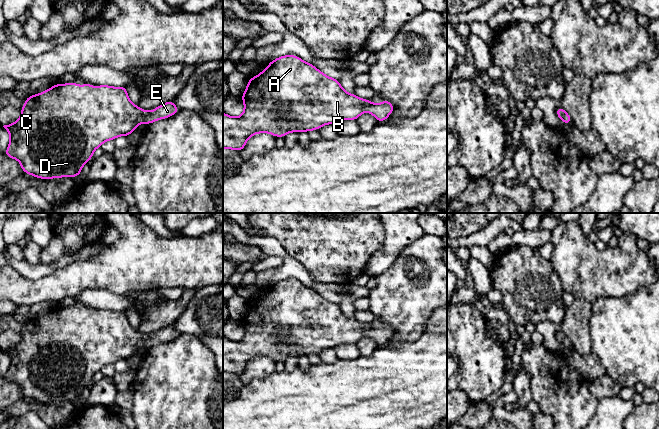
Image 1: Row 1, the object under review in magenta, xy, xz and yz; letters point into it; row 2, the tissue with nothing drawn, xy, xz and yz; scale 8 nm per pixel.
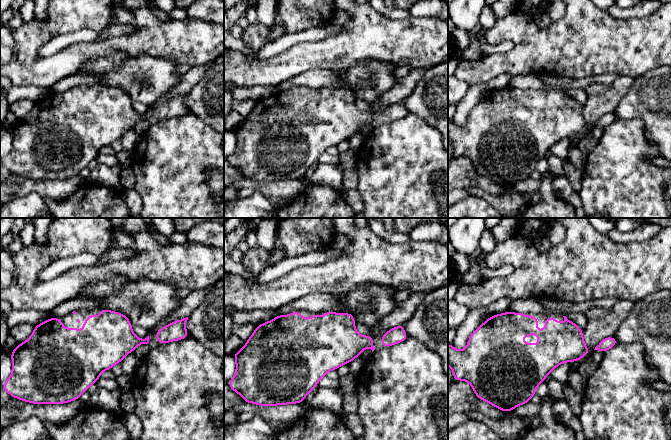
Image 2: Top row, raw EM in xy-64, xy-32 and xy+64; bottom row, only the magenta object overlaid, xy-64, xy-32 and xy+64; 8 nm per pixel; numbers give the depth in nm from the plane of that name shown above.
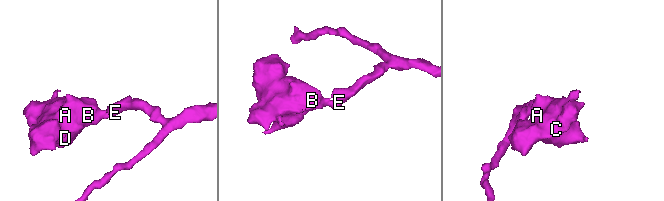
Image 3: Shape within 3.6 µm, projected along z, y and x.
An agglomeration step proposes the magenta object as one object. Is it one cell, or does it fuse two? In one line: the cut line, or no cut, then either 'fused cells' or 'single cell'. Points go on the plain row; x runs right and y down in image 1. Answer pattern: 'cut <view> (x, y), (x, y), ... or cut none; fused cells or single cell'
cut none; single cell

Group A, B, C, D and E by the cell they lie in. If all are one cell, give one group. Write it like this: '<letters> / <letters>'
A B C D E

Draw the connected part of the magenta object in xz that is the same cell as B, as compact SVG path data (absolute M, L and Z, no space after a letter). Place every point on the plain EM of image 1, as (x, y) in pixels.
M296 279L278 281L260 298L249 302L241 323L244 326L241 340L232 341L223 336L223 373L242 375L247 364L258 357L269 357L277 362L290 356L309 356L340 344L357 344L365 335L384 346L394 334L389 325L374 328L346 316L339 304L325 299Z

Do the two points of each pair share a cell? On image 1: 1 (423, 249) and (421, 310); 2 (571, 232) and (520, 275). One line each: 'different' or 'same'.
1: same
2: different

